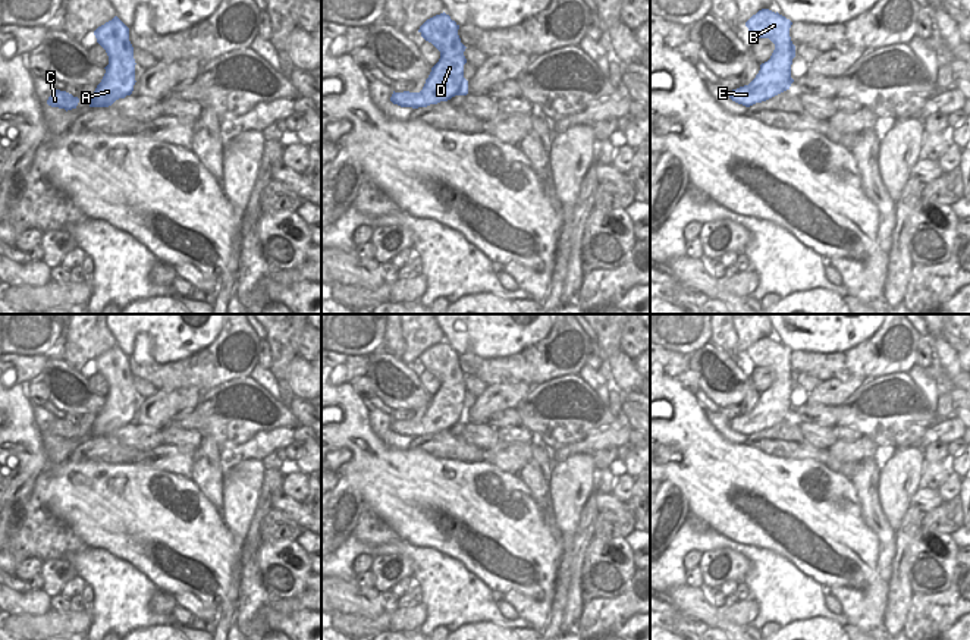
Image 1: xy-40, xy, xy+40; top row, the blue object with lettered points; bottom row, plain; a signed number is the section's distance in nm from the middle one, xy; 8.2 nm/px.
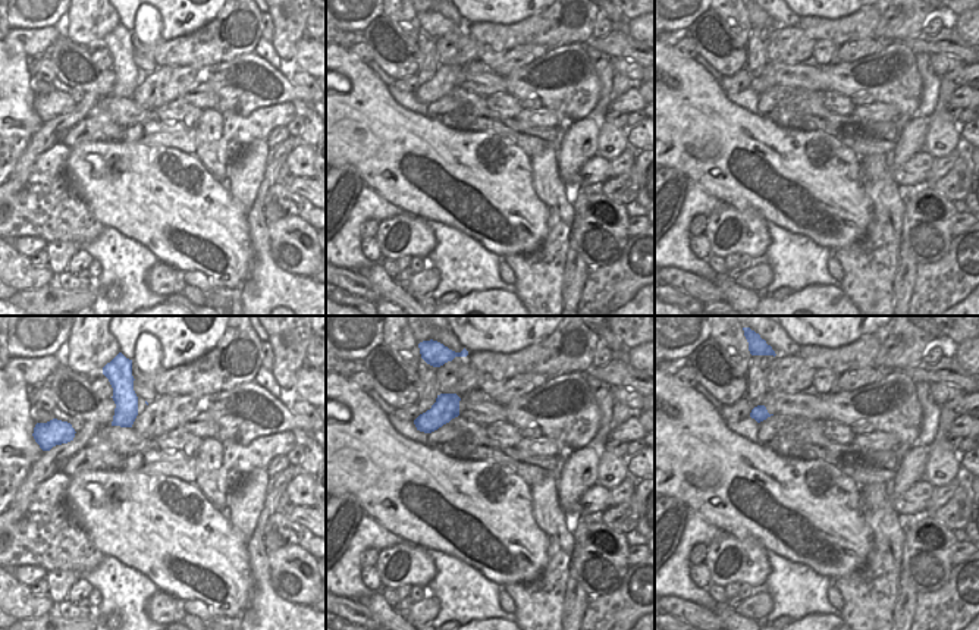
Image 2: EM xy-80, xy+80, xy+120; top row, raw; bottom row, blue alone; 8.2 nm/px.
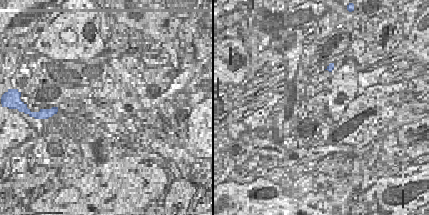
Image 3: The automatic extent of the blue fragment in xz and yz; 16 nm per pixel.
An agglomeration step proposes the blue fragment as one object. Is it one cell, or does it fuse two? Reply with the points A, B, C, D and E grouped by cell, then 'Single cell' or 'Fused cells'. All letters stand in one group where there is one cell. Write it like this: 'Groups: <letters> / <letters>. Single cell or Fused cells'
Groups: A B C D E. Single cell

